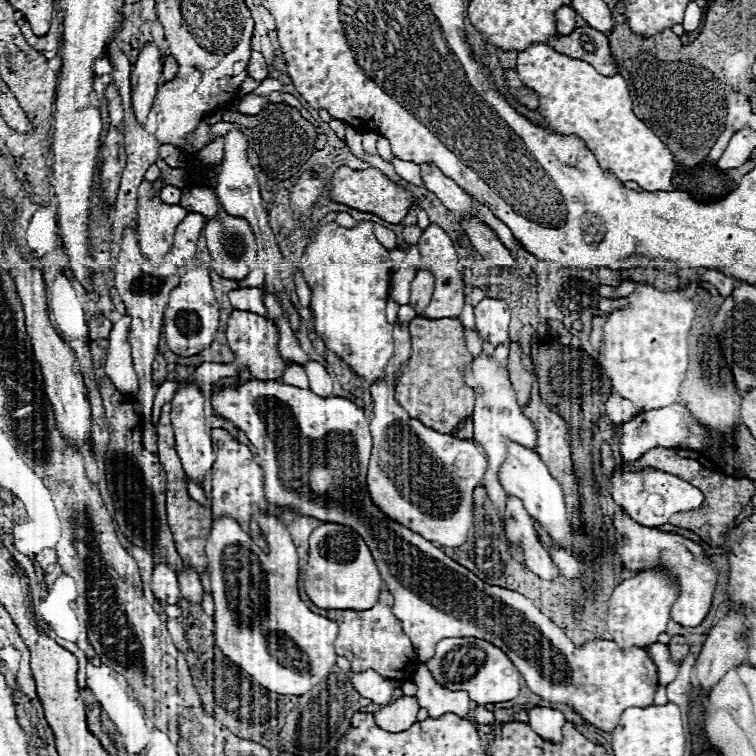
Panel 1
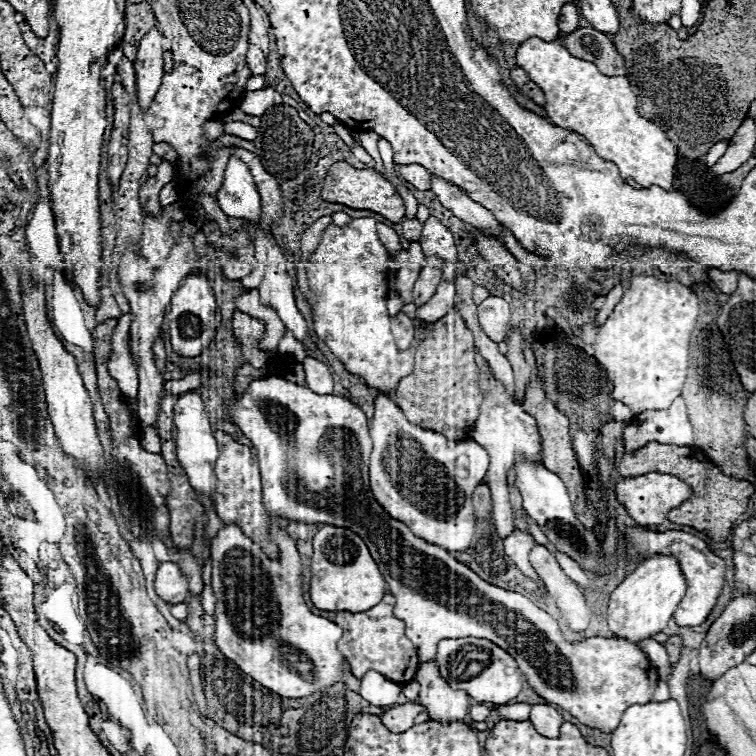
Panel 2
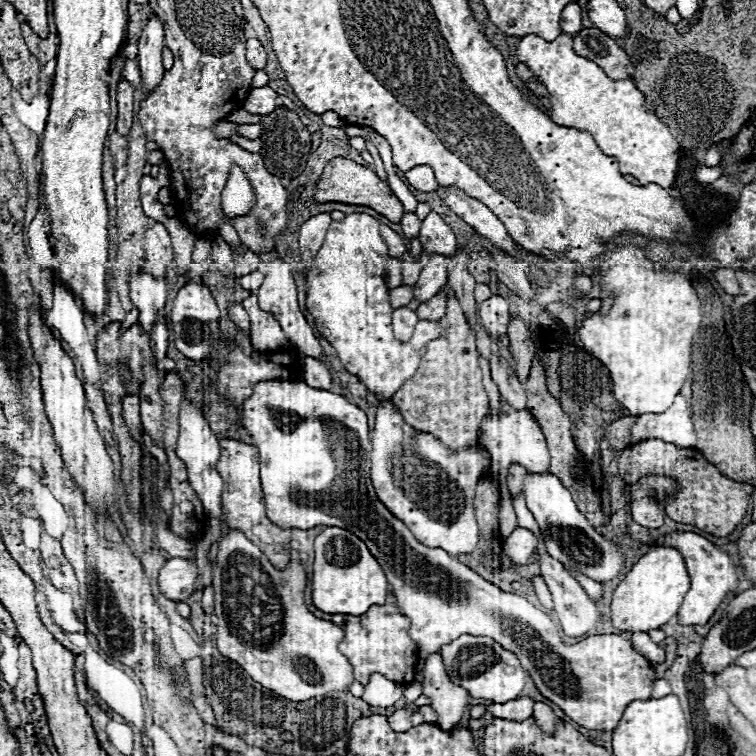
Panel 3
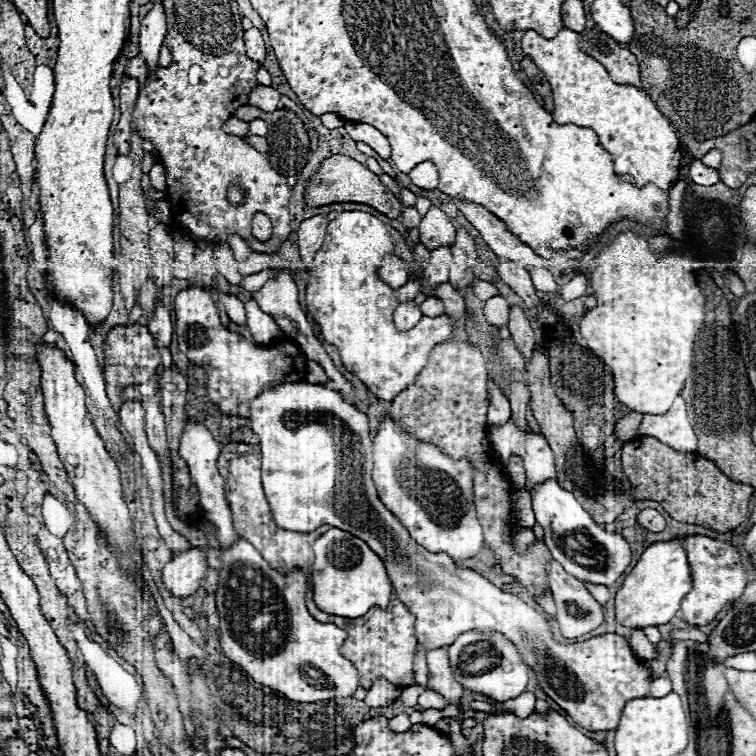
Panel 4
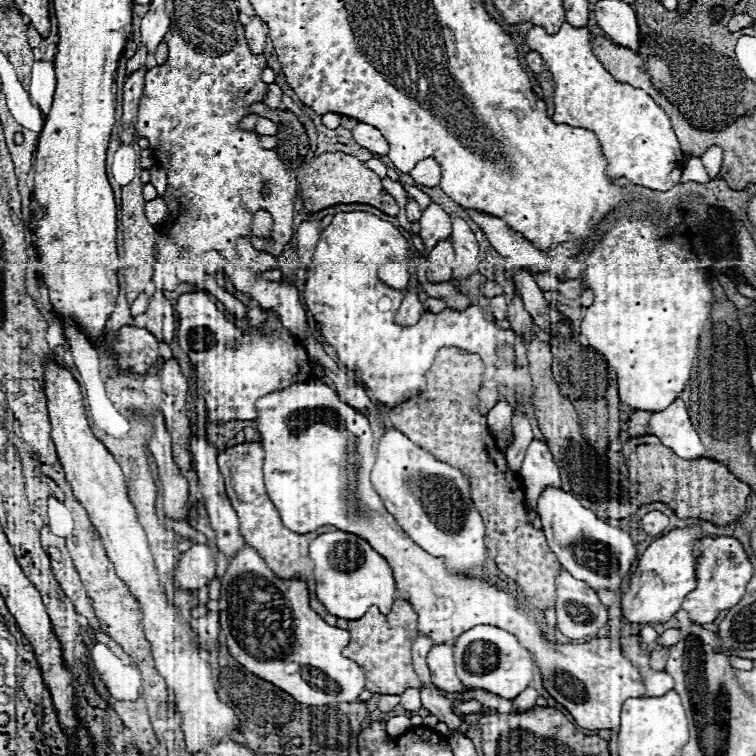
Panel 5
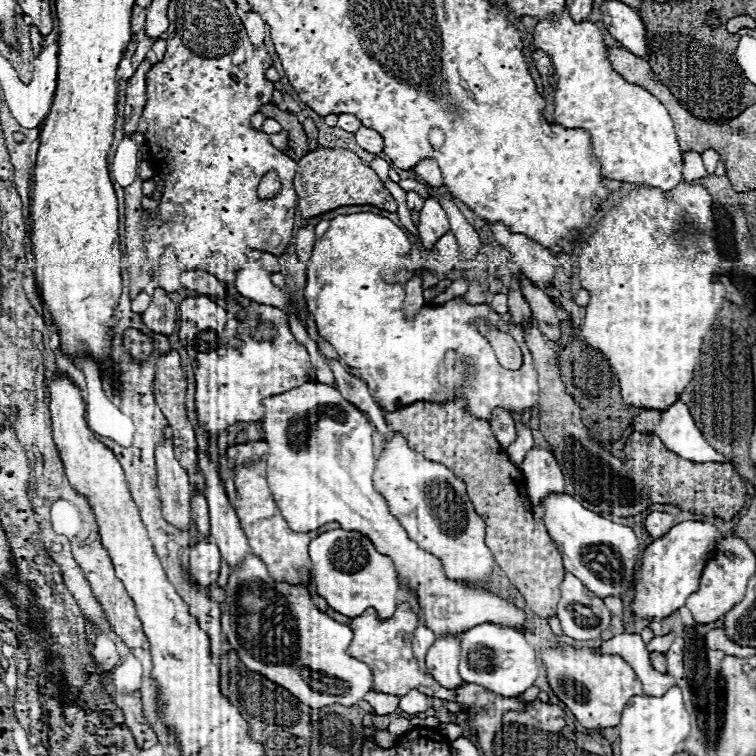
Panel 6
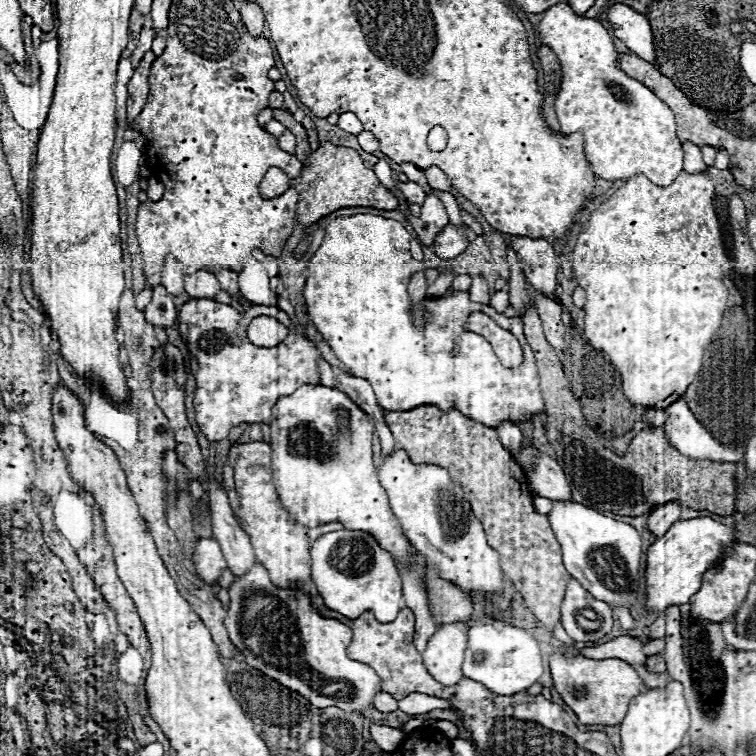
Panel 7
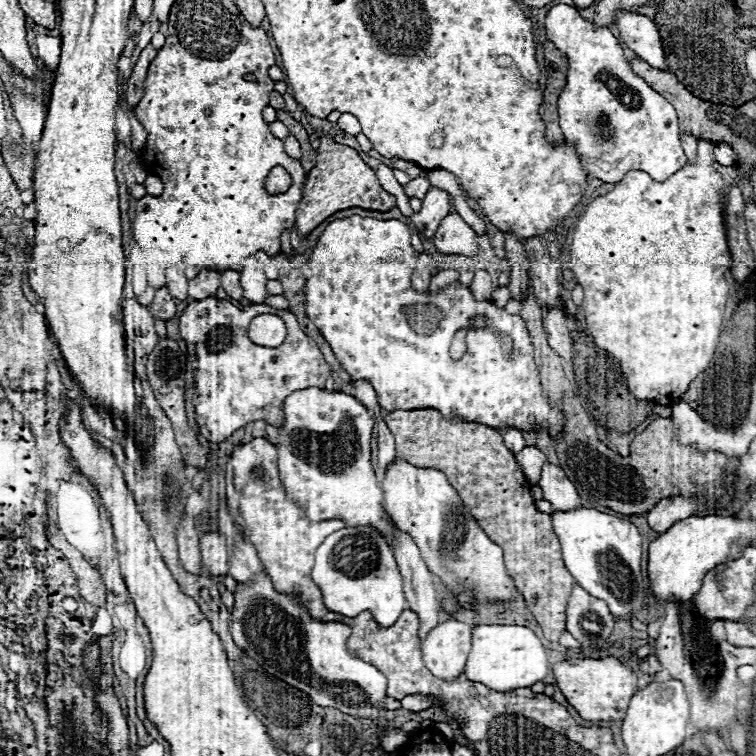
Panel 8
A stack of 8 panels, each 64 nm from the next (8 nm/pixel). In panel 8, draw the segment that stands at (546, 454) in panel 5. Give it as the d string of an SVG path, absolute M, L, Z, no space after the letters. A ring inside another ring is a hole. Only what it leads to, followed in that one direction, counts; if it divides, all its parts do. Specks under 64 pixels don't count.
M548 462L544 464L538 486L544 492L544 500L548 500L554 506L554 510L566 512L572 508L582 508L582 504L584 504L576 486L566 478L562 468L558 468L554 464L548 464Z

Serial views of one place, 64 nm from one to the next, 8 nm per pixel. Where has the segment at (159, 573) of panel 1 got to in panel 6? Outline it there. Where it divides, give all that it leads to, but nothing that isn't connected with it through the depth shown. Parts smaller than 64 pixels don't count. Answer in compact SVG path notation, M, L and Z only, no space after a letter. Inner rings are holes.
M200 540L194 546L190 546L188 574L200 586L210 586L212 582L218 580L220 564L222 564L222 558L216 544Z

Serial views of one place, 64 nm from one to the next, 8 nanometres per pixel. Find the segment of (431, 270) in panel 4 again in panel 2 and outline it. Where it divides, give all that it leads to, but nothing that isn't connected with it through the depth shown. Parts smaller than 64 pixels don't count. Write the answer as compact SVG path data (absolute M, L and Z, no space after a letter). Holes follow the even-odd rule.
M426 264L426 266L422 268L422 272L420 272L416 284L414 284L414 304L416 304L416 306L426 304L426 302L434 296L436 286L440 284L440 280L442 280L440 268Z

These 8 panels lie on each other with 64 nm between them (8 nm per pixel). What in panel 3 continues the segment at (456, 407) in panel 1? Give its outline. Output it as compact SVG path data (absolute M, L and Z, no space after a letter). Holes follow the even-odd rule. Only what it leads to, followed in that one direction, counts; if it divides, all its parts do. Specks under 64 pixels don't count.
M456 296L448 298L446 316L440 320L444 334L426 346L422 364L414 378L392 396L392 404L402 414L404 422L424 434L434 434L446 448L478 448L480 424L488 414L488 396L482 386L482 370L474 334L468 328L466 316Z

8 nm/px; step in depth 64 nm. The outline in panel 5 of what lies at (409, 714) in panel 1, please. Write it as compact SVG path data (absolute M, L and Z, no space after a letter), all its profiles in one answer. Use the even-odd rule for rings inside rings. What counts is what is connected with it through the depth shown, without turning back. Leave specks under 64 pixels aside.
M394 716L386 722L386 732L388 736L402 736L410 728L410 718L408 716Z

